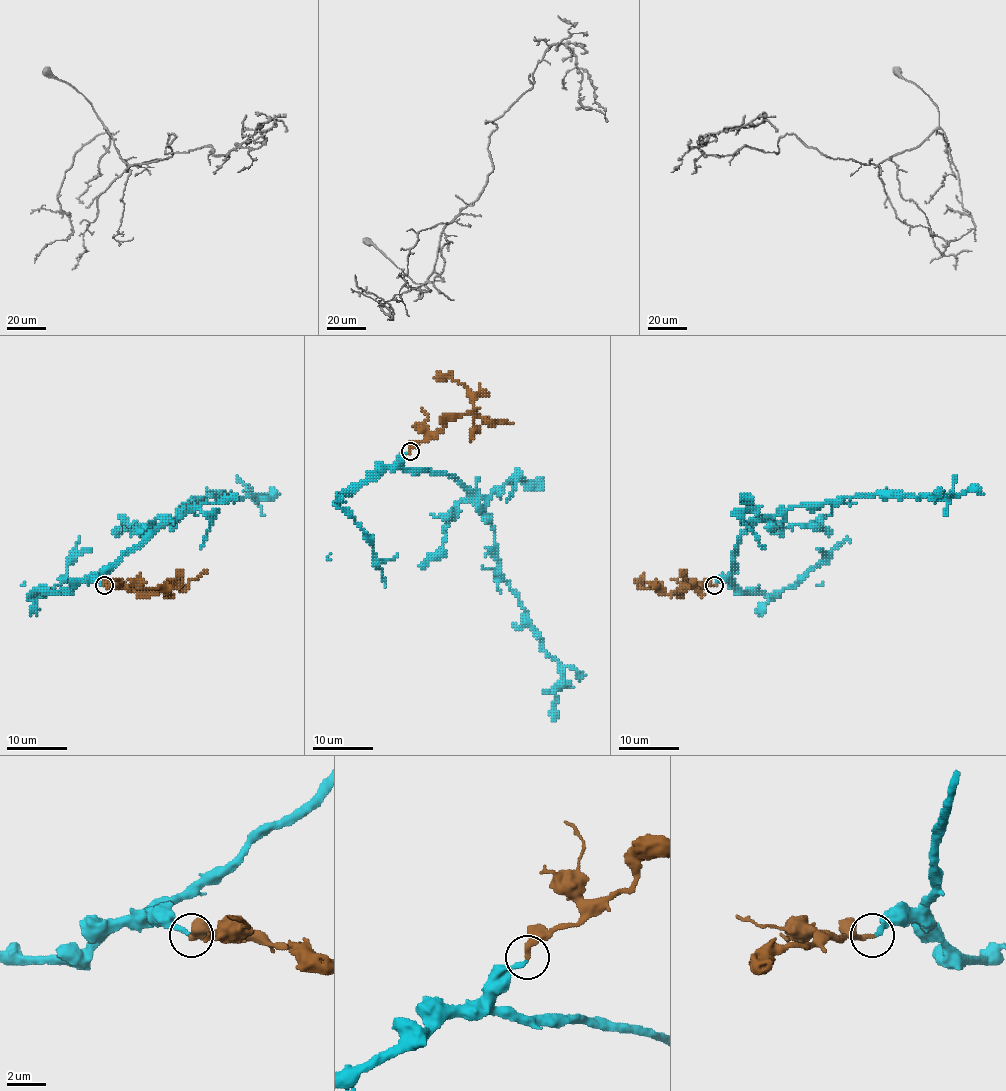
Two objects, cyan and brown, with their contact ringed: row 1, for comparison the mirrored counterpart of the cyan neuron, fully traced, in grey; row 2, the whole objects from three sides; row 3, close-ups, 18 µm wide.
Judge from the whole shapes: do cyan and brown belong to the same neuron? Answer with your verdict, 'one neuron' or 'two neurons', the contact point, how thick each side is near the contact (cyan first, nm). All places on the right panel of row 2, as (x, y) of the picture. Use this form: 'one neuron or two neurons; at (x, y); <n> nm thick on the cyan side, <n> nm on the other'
one neuron; at (714, 585); 240 nm thick on the cyan side, 280 nm on the other

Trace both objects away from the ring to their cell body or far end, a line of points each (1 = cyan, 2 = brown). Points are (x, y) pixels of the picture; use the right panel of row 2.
1: (715, 584), (731, 575), (738, 539), (764, 516), (793, 505), (838, 502), (860, 495), (983, 493)
2: (714, 584), (671, 593), (658, 592), (652, 586), (641, 587), (640, 580)

